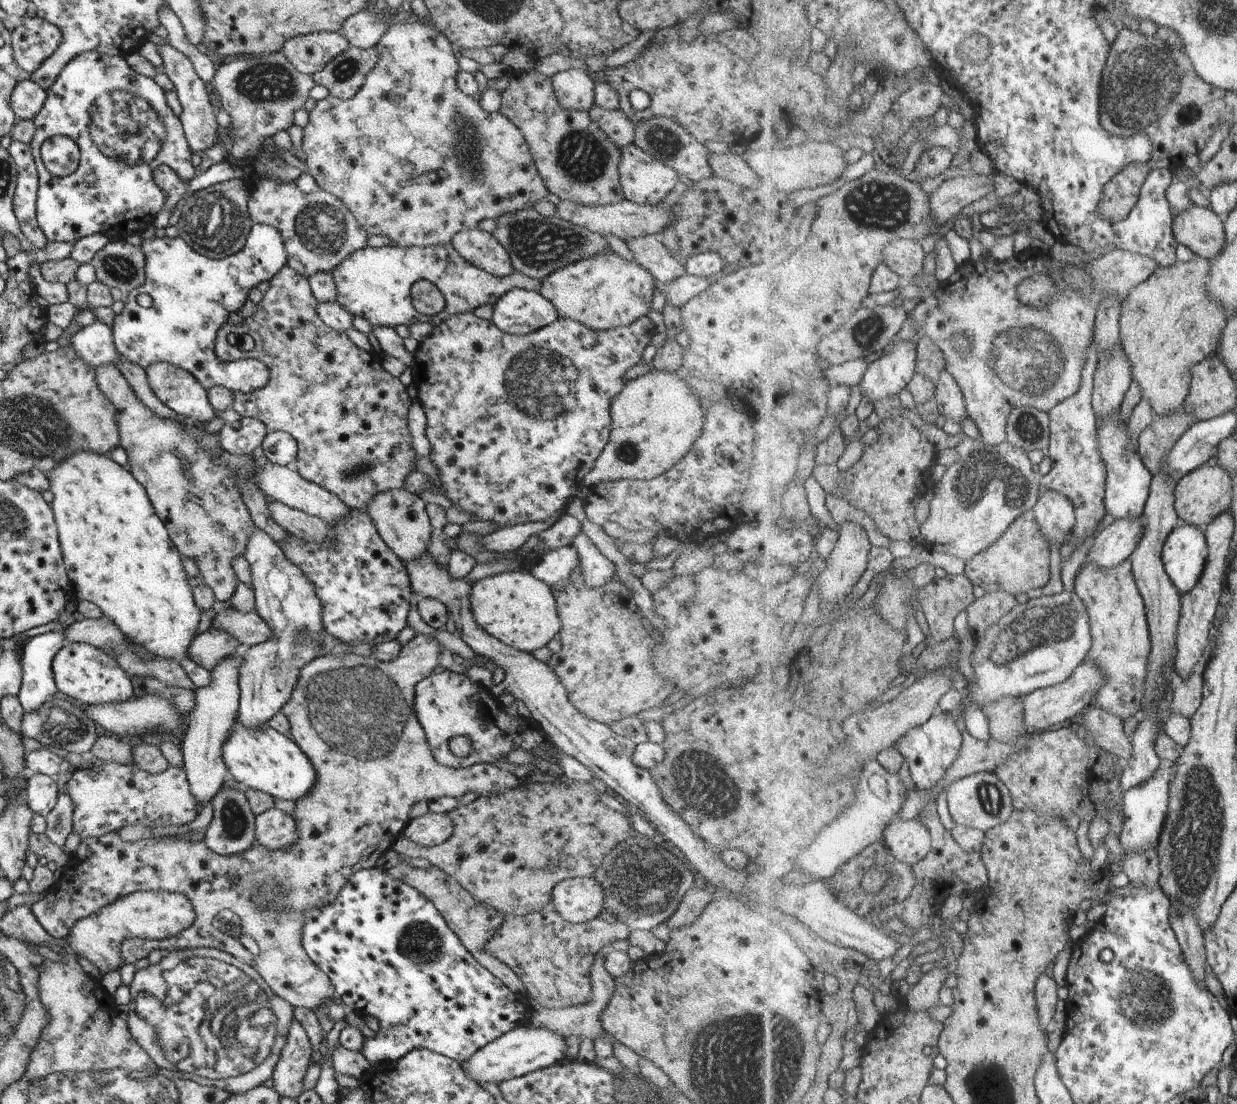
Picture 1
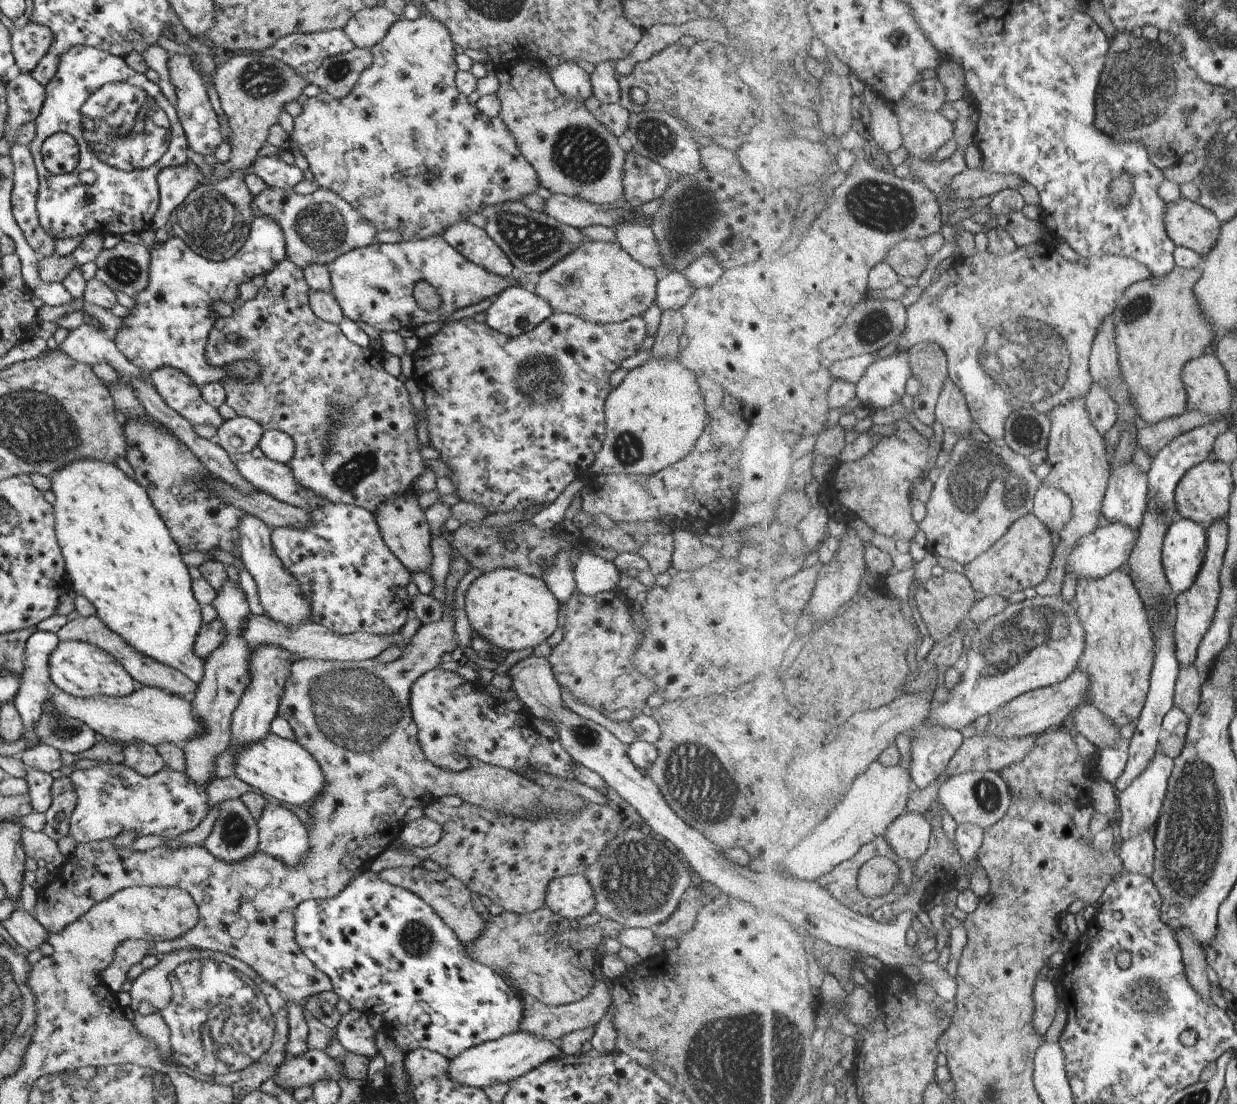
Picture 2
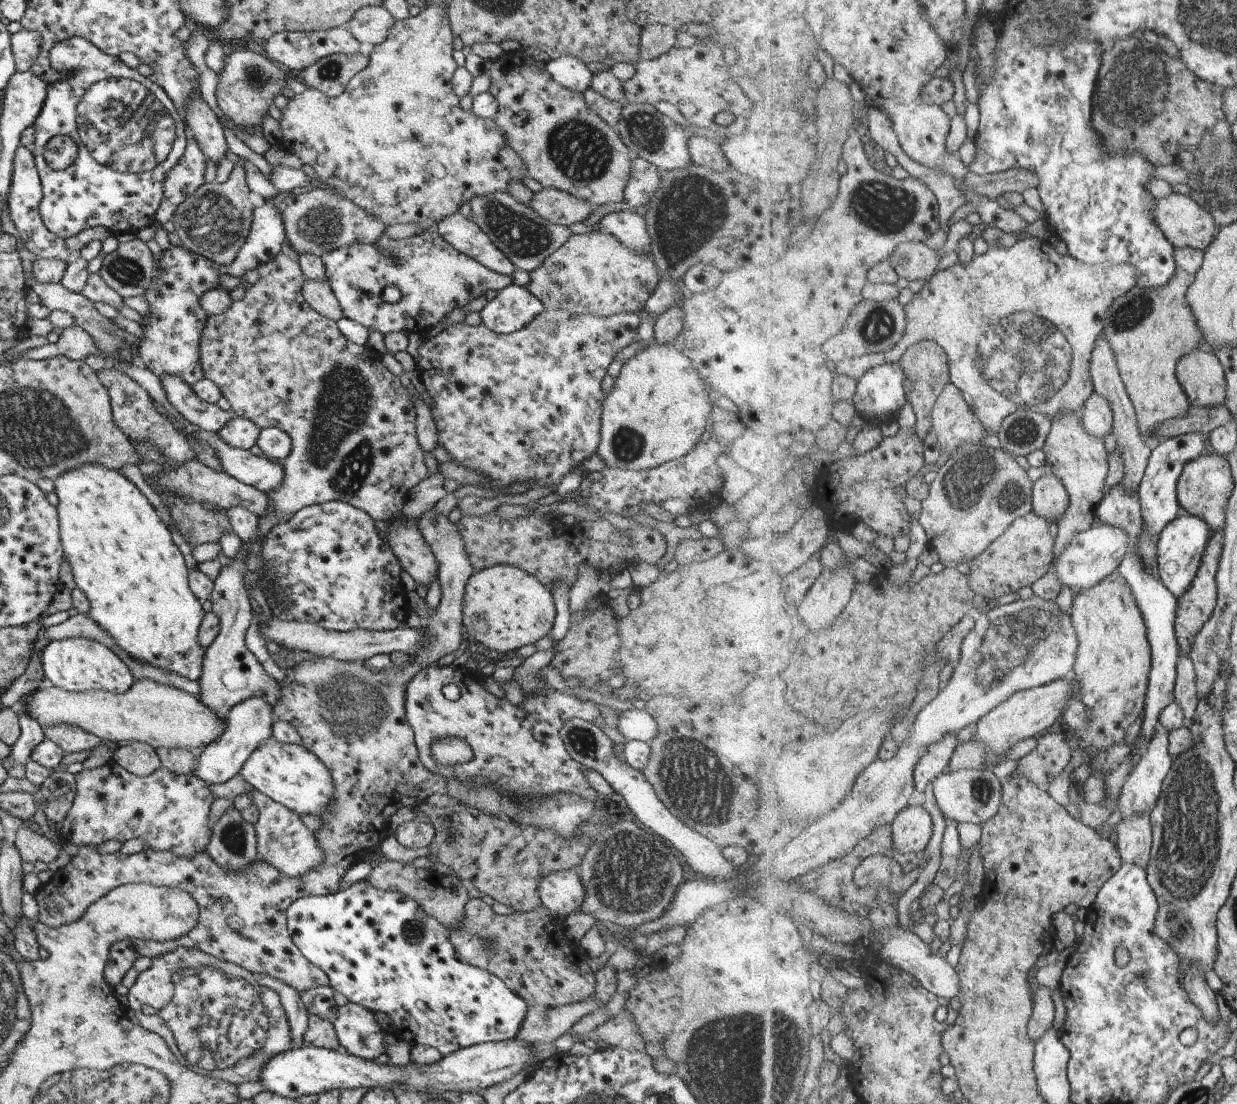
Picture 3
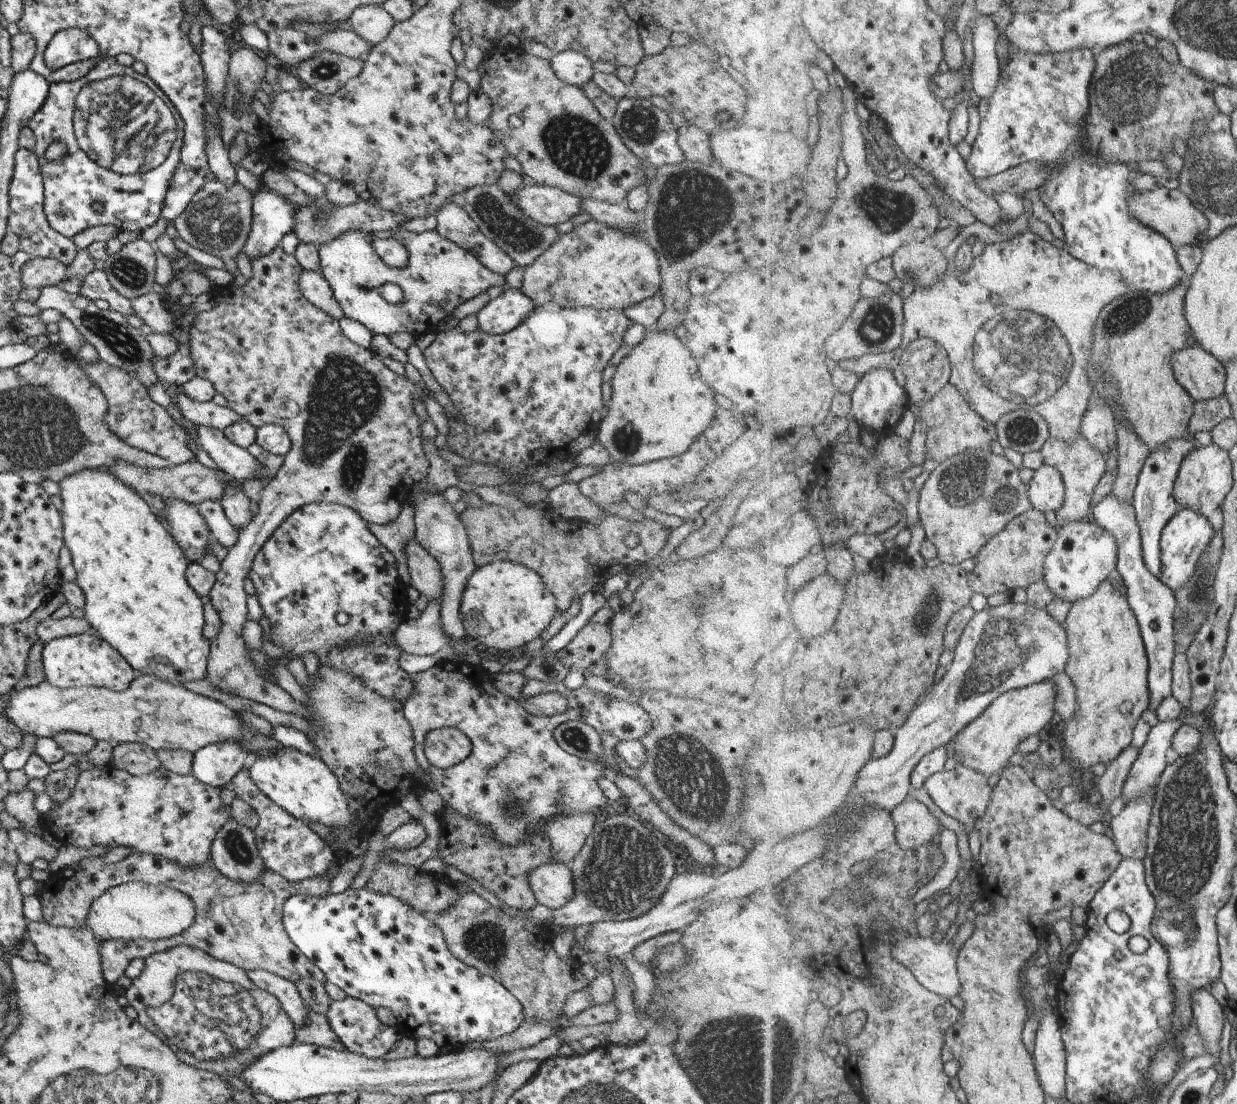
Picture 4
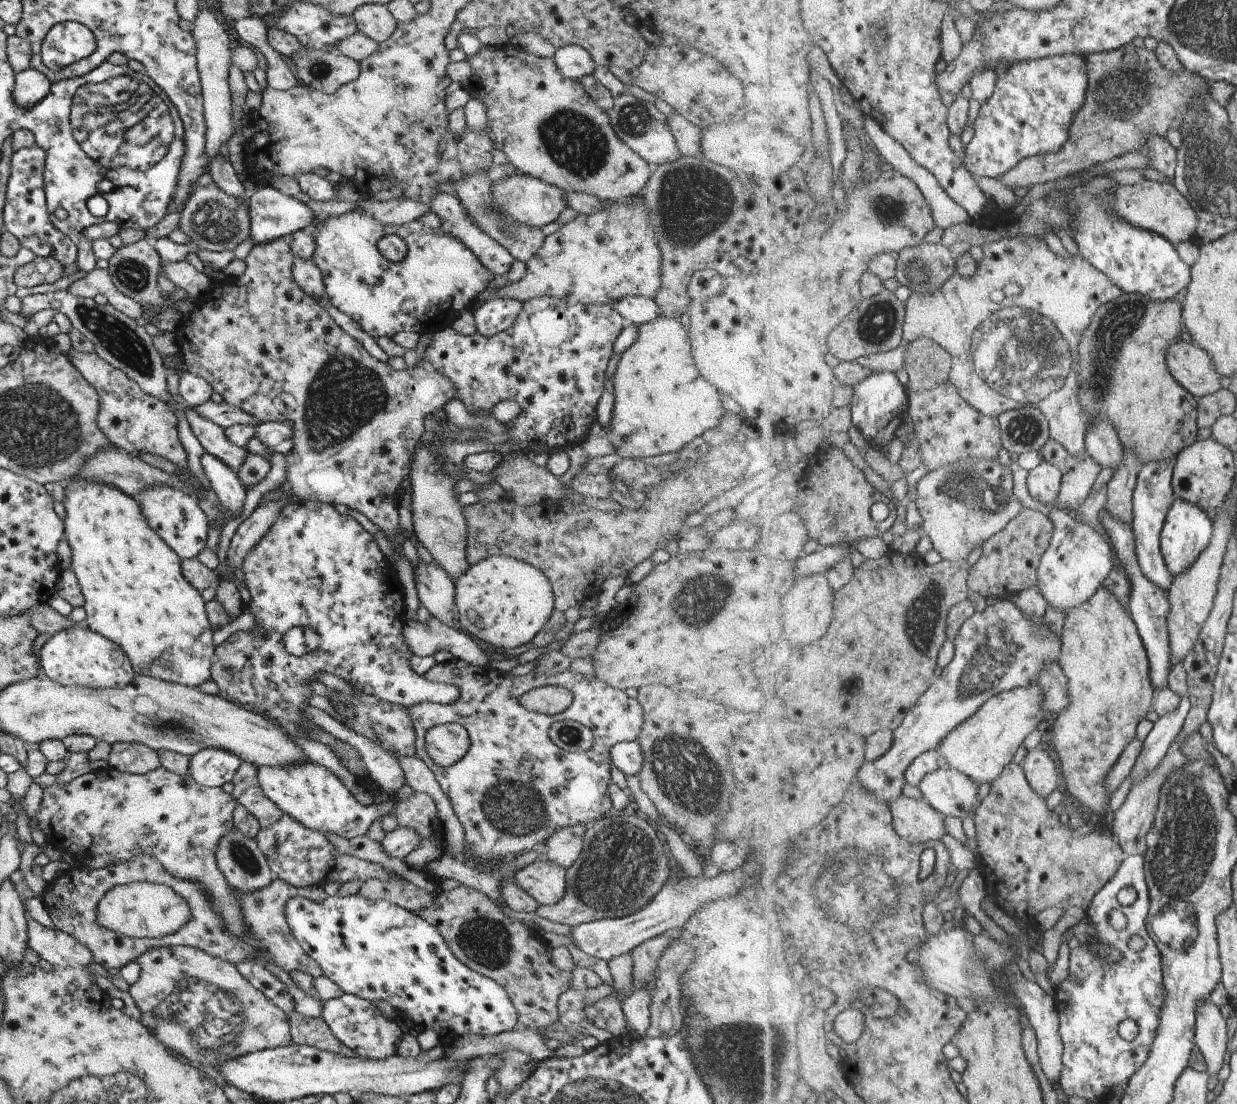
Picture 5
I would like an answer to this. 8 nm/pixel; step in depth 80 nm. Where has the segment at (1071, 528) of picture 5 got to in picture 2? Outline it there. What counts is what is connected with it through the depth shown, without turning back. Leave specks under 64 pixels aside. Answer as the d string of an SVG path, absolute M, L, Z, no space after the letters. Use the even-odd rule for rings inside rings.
M1103 523L1093 534L1086 536L1073 551L1068 566L1076 573L1077 579L1097 578L1111 574L1114 570L1126 566L1133 552L1138 530L1123 523Z

